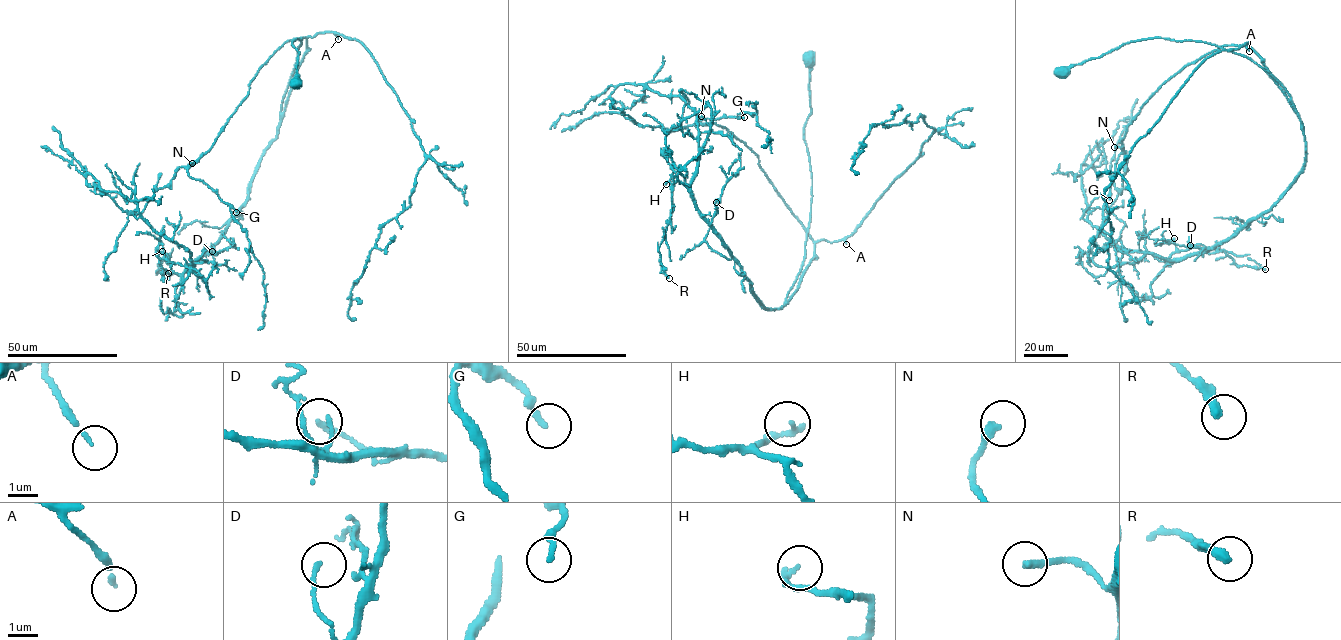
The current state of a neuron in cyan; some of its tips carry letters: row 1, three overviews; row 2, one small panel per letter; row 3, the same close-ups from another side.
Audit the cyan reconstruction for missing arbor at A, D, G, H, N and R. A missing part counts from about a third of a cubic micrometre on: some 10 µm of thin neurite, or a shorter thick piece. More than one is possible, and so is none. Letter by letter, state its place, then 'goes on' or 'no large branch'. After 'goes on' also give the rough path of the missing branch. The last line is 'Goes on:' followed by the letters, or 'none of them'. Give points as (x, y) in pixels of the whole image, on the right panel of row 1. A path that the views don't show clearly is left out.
A: place (1249, 51); goes on
D: place (1190, 245); no large branch
G: place (1109, 200); no large branch
H: place (1174, 238); no large branch
N: place (1114, 147); goes on
R: place (1265, 269); no large branch
Goes on: A, N

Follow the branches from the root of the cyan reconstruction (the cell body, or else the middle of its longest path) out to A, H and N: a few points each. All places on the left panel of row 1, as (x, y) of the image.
A: (296, 84), (298, 53), (292, 44), (302, 37), (282, 113), (306, 51), (306, 38), (331, 32), (338, 39)
H: (296, 84), (292, 44), (302, 37), (277, 137), (249, 198), (180, 274), (162, 251)
N: (296, 84), (292, 44), (302, 37), (282, 113), (304, 37), (287, 40), (257, 71), (213, 146), (192, 163)

